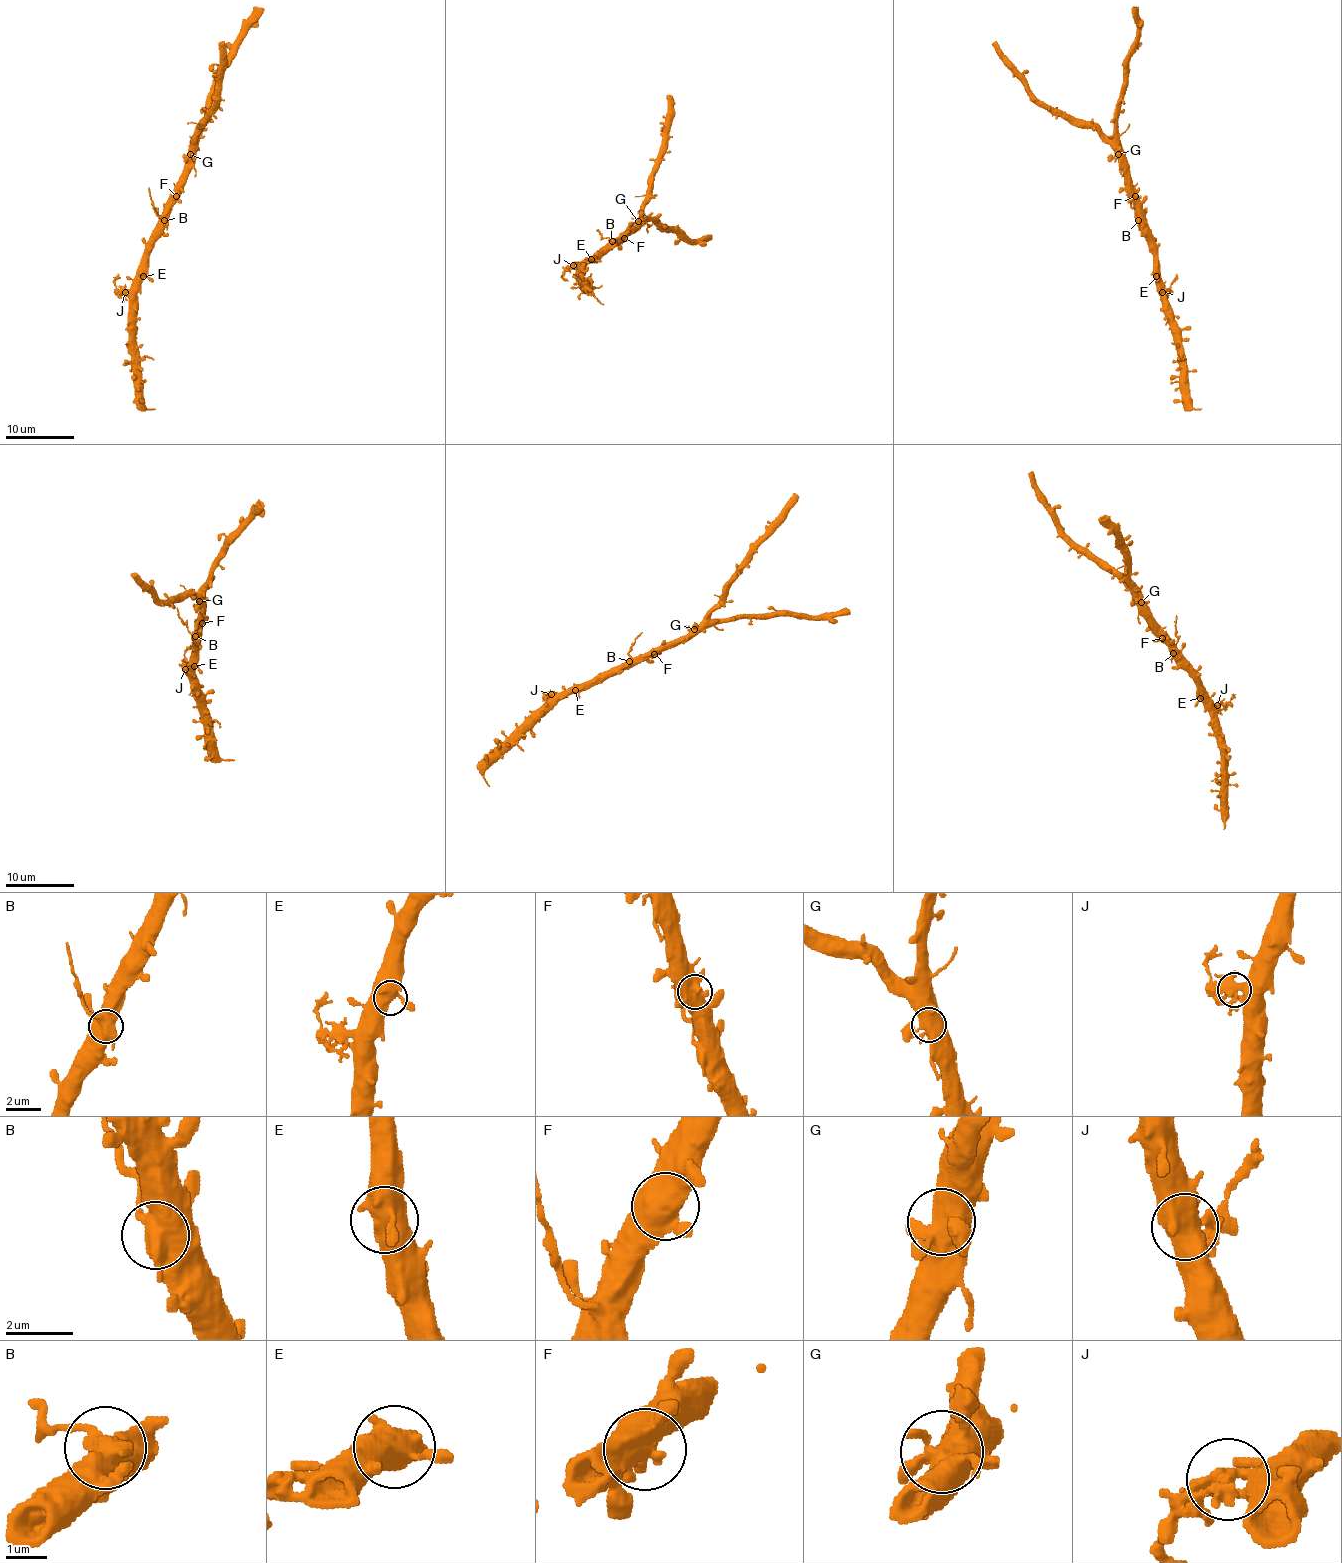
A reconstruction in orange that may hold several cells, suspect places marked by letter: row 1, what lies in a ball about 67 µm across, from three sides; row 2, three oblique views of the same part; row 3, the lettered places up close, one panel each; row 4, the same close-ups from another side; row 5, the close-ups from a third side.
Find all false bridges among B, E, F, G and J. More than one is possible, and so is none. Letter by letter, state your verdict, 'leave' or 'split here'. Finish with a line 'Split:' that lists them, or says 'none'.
B: split here
E: leave
F: leave
G: leave
J: split here
Split: B, J

